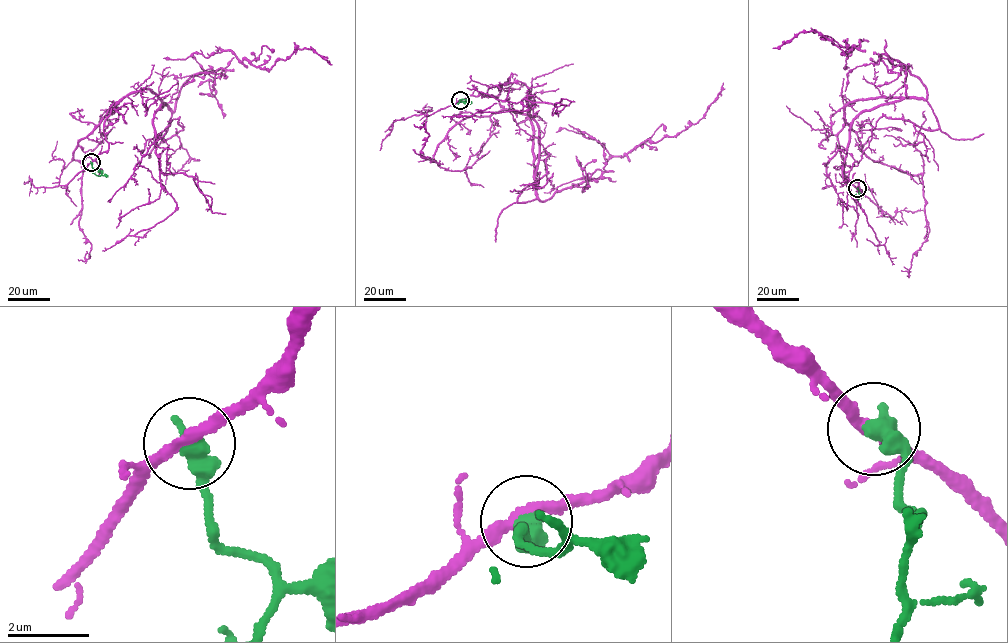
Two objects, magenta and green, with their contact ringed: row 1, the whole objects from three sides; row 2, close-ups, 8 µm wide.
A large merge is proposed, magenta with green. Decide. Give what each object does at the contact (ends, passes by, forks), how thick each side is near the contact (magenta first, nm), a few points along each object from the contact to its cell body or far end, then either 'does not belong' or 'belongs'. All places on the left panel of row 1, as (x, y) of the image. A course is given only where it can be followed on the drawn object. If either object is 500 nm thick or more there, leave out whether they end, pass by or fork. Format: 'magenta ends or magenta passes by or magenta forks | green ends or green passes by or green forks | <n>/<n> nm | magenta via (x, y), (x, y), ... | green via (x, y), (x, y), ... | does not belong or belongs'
280/550 nm | magenta via (91, 162), (114, 105), (145, 88), (173, 111), (192, 76), (226, 77), (214, 53), (328, 61) | green via (91, 162), (95, 174), (108, 176) | does not belong

